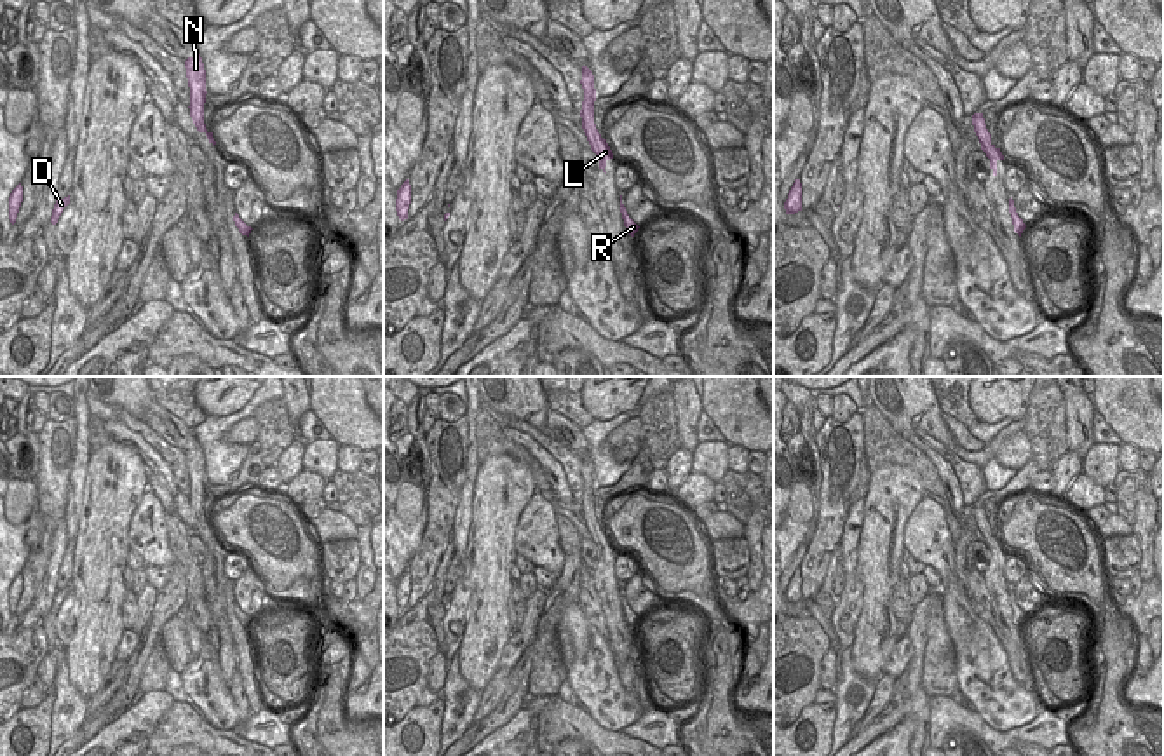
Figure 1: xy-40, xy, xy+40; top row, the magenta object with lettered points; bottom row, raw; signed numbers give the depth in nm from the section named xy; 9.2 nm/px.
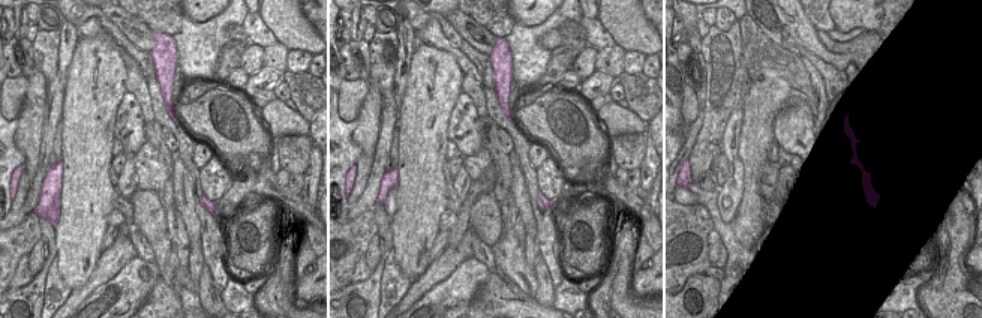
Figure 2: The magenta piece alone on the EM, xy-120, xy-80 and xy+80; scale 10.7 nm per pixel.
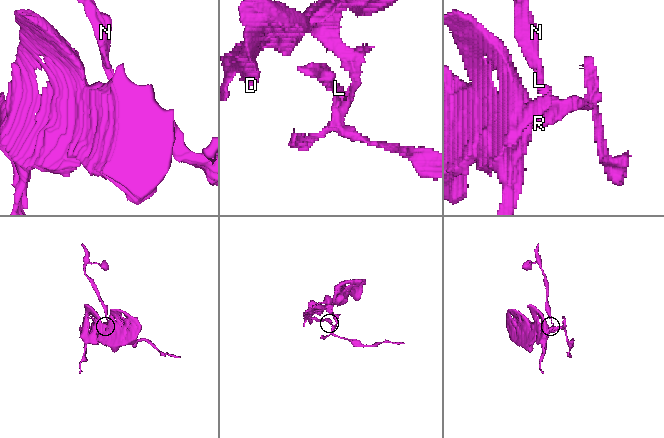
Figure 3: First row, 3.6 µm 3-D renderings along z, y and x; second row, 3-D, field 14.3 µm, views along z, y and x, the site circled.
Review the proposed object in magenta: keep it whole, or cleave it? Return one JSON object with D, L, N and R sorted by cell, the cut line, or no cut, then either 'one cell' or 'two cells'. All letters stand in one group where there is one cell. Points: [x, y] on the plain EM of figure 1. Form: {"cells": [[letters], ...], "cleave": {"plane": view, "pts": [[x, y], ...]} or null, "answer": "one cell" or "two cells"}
{"cells": [["D", "R"], ["L", "N"]], "cleave": {"plane": "xy", "pts": [[621, 594], [622, 601]]}, "answer": "two cells"}

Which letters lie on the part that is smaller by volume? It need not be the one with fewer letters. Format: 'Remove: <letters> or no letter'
Remove: L, N

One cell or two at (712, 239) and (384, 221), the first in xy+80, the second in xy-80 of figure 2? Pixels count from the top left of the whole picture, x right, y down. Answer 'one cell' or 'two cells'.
two cells

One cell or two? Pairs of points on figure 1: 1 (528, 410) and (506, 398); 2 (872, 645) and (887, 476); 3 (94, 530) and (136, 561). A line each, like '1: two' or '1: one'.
1: one
2: one
3: two

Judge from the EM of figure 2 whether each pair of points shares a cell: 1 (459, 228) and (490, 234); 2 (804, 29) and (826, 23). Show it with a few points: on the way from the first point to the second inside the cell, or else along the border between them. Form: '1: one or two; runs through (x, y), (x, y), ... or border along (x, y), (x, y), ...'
1: two; border along (482, 194), (471, 207), (468, 227)
2: two; border along (804, 15), (816, 30)

